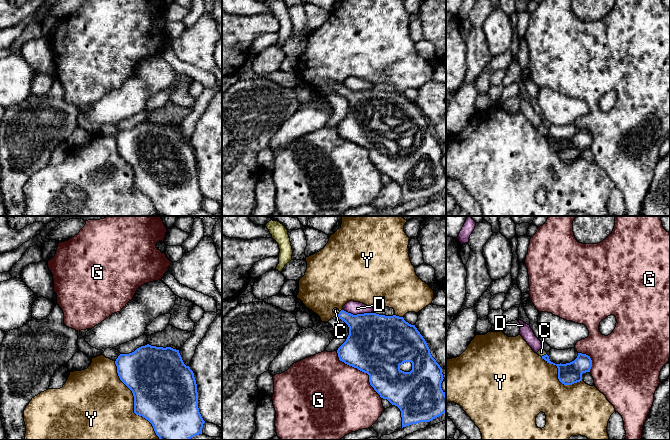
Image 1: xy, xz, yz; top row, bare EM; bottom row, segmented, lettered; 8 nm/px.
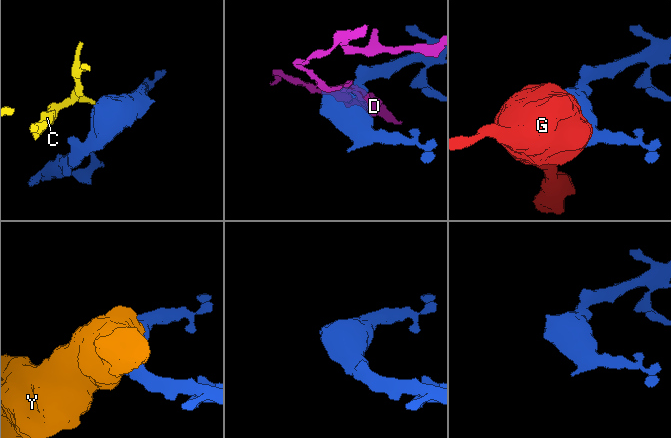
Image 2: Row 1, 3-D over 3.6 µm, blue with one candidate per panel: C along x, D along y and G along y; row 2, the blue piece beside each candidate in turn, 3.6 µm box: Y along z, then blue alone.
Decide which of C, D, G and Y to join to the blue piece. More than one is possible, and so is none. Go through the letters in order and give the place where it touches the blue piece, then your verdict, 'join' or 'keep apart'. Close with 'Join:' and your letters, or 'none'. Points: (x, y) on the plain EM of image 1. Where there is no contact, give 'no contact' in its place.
C: meets blue in yz at (544, 131); join
D: meets blue in xz at (357, 90); keep apart
G: meets blue in xz at (361, 146); keep apart
Y: meets blue in xy at (134, 179); keep apart
Join: C

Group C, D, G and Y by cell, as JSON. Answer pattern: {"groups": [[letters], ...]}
{"groups": [["C"], ["D"], ["G"], ["Y"]]}

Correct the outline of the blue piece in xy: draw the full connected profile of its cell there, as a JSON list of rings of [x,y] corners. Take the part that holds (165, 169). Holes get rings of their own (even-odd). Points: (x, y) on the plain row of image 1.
[[[149,120],[129,130],[120,130],[115,137],[120,156],[132,167],[134,189],[148,196],[160,216],[190,216],[202,210],[203,196],[198,184],[197,160],[193,147],[182,136],[179,126]]]

